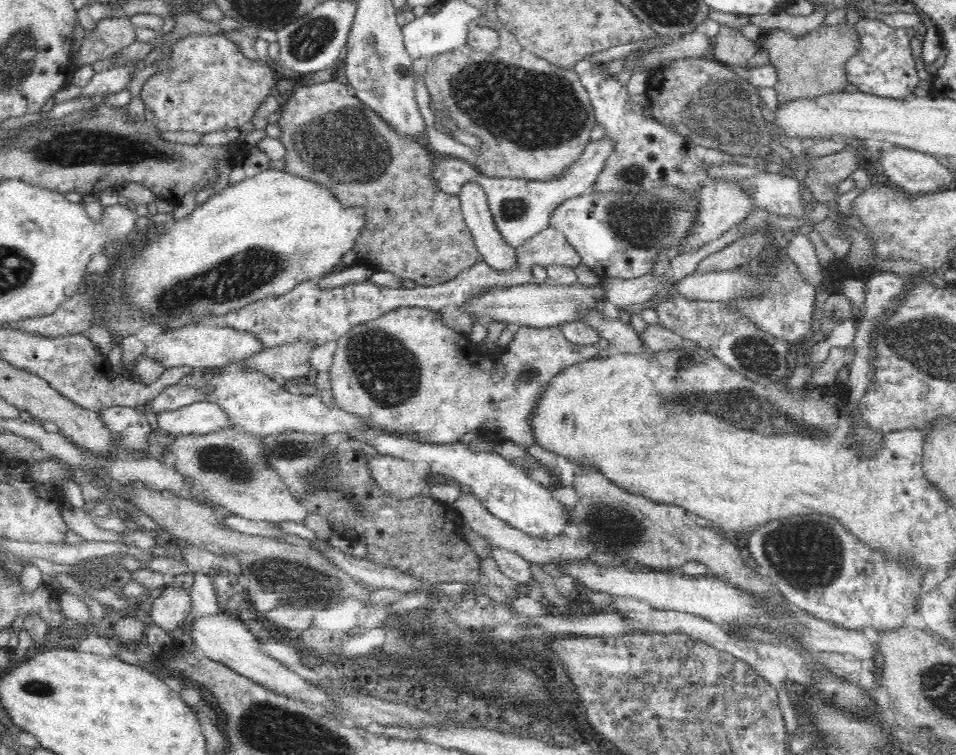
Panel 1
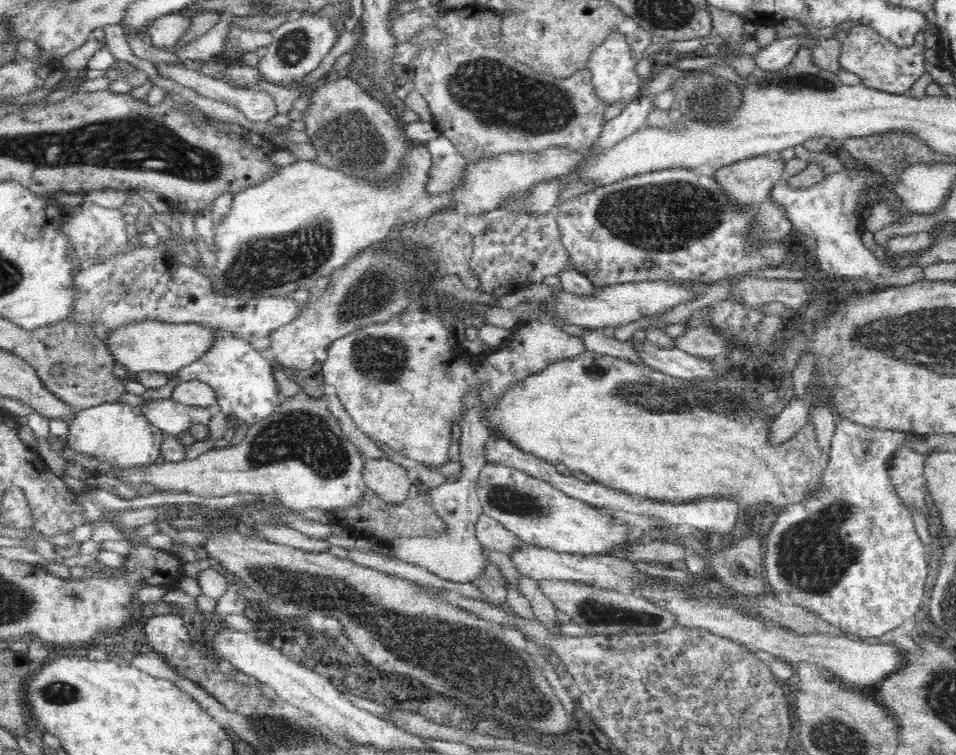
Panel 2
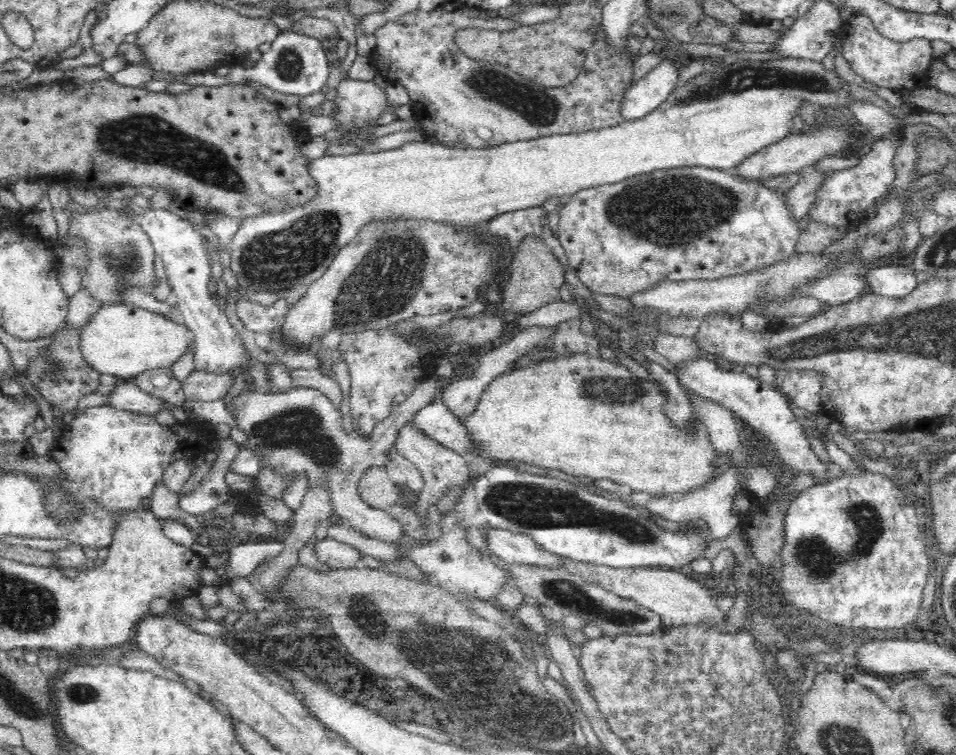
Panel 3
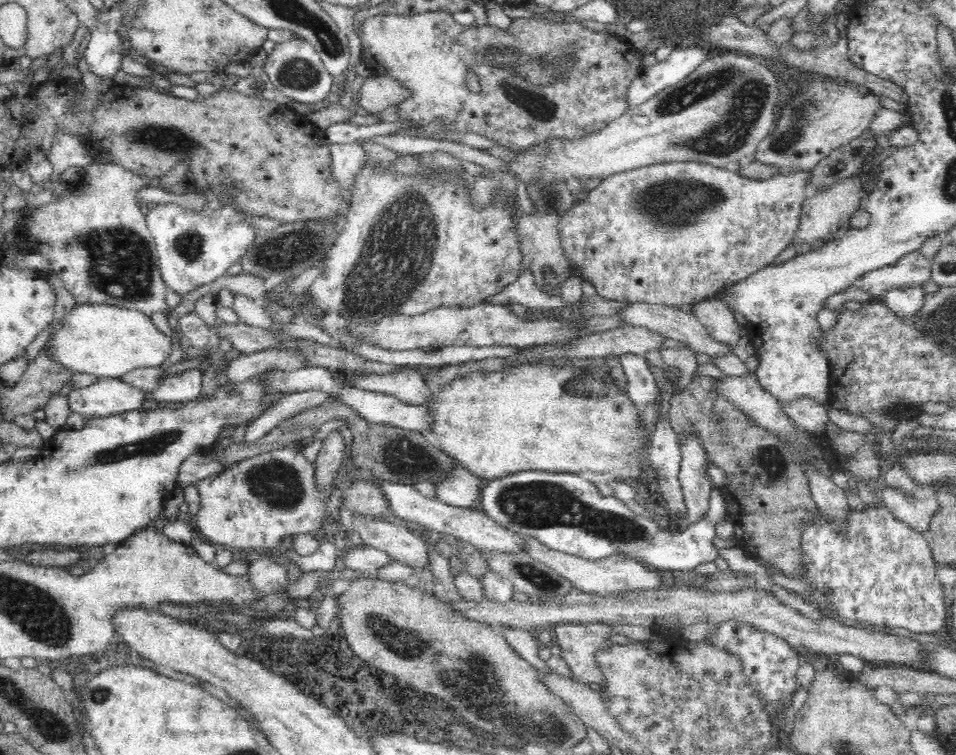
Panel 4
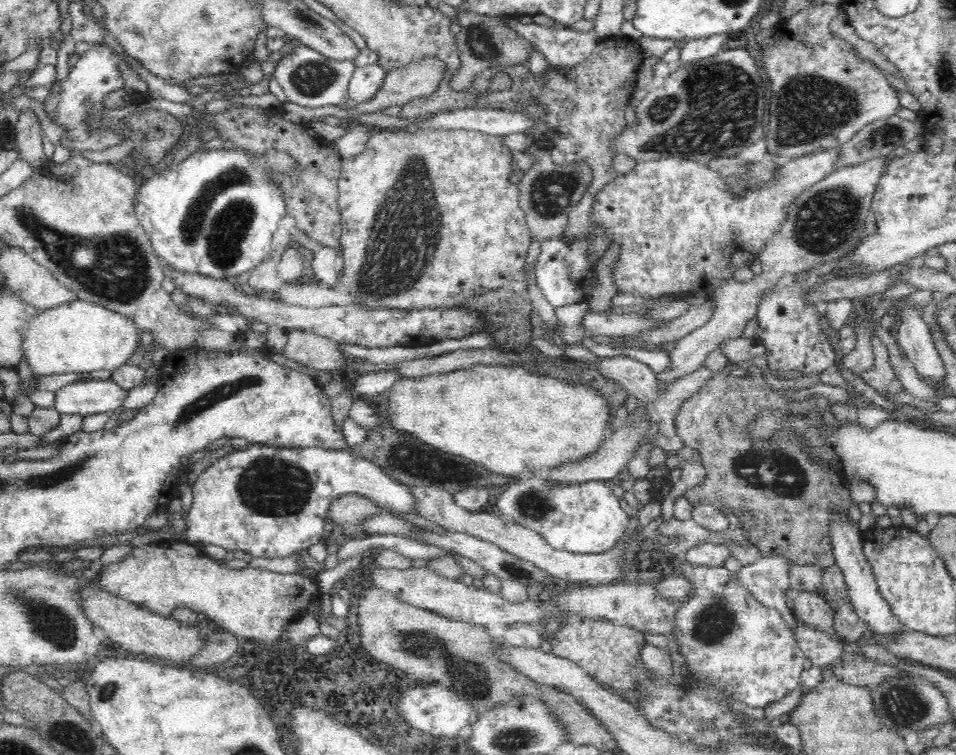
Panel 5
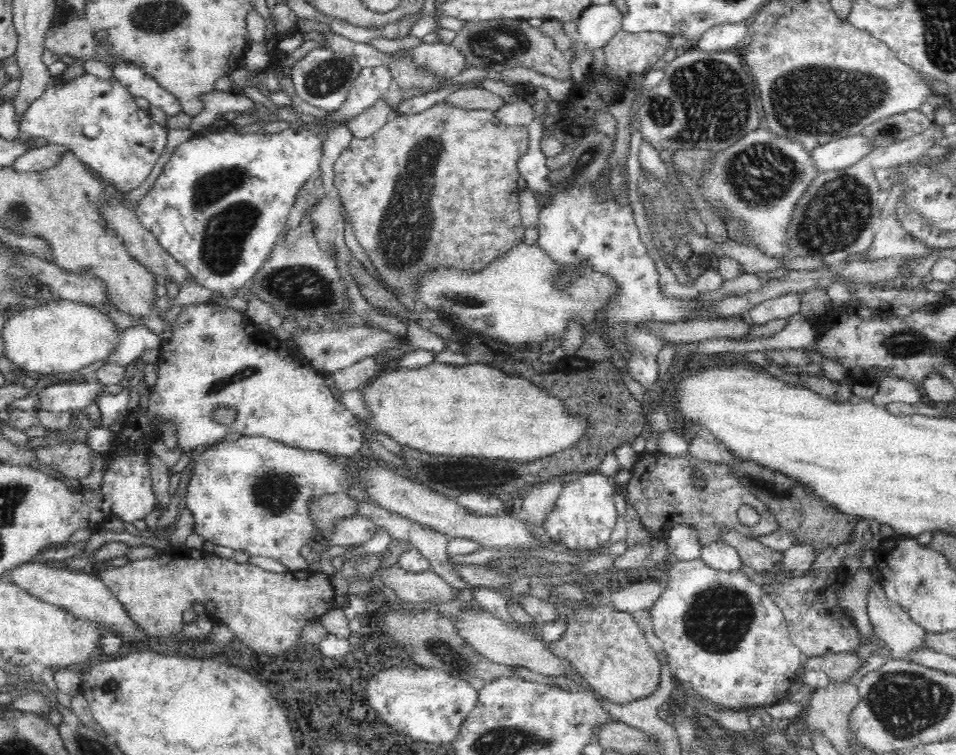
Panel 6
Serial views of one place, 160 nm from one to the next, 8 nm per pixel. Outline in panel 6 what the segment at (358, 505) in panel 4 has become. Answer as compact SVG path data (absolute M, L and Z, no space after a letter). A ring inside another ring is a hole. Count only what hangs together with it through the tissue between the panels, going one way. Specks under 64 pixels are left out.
M338 492L324 494L310 504L310 517L314 521L314 528L326 530L334 527L340 520L356 515L356 500L348 493Z

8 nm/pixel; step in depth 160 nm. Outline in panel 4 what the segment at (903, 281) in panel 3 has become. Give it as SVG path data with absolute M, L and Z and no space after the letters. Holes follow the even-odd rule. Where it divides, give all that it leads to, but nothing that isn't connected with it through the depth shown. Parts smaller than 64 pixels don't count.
M901 286L887 290L881 299L890 310L894 311L897 318L910 320L914 314L920 314L919 310L924 302L926 292L918 286Z

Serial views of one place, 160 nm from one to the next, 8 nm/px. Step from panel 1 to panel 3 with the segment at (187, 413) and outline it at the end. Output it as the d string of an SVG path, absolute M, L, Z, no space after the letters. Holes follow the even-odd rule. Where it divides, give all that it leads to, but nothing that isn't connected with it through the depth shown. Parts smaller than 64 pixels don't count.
M125 382L118 385L108 395L109 403L112 407L120 410L132 411L135 413L156 416L160 410L171 408L164 399L152 396L134 383Z

